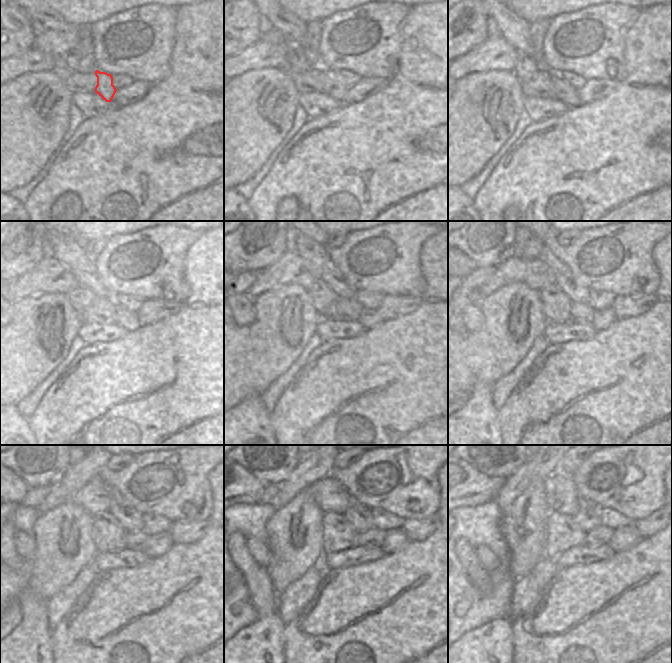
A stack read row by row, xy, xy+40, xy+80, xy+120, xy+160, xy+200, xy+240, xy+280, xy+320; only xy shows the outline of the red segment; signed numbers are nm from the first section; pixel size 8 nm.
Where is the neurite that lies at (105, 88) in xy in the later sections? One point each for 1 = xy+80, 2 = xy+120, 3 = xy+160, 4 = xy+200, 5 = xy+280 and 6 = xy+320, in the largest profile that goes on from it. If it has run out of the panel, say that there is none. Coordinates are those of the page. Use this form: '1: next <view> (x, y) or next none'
1: next xy+80 (565, 92)
2: next xy+120 (128, 320)
3: next xy+160 (369, 318)
4: next xy+200 (602, 319)
5: next xy+280 (394, 539)
6: next xy+320 (623, 538)

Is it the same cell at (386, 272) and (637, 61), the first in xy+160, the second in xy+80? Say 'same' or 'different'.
different

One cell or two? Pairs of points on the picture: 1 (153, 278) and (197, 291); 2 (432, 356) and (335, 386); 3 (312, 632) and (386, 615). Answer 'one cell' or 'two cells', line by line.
1: two cells
2: one cell
3: one cell

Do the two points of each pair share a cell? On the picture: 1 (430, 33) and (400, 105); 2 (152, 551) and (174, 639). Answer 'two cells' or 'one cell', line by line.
1: one cell
2: two cells

